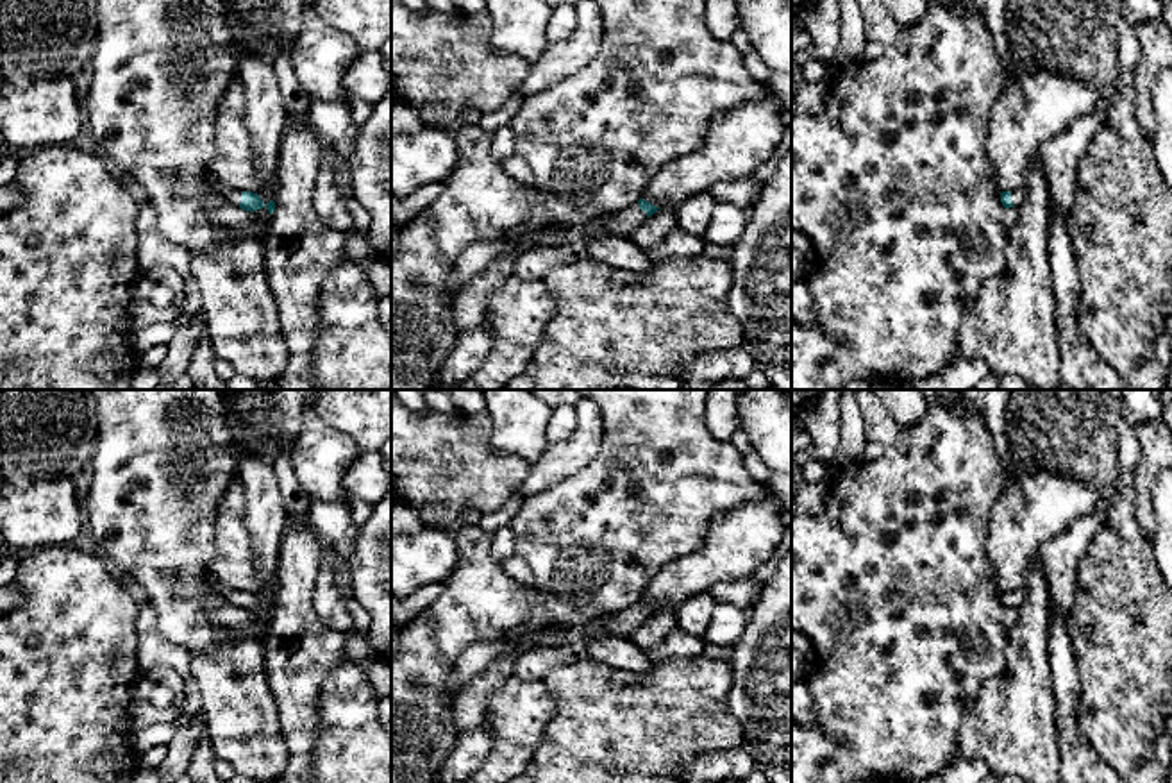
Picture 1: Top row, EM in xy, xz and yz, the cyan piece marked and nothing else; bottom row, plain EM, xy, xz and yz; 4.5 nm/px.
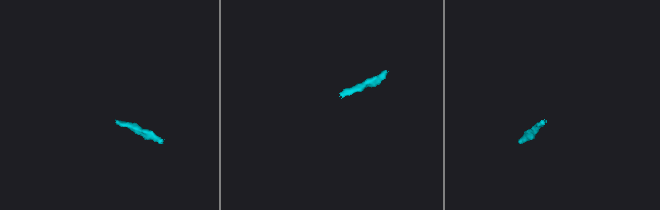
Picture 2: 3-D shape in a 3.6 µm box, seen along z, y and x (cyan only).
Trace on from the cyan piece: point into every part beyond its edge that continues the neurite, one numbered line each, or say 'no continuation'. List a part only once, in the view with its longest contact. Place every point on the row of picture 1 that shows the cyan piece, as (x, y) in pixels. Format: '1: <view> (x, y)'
1: xz (620, 224)

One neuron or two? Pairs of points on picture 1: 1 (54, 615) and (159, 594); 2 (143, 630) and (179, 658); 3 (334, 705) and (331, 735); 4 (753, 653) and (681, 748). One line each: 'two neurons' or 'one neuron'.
1: two neurons
2: one neuron
3: one neuron
4: two neurons

